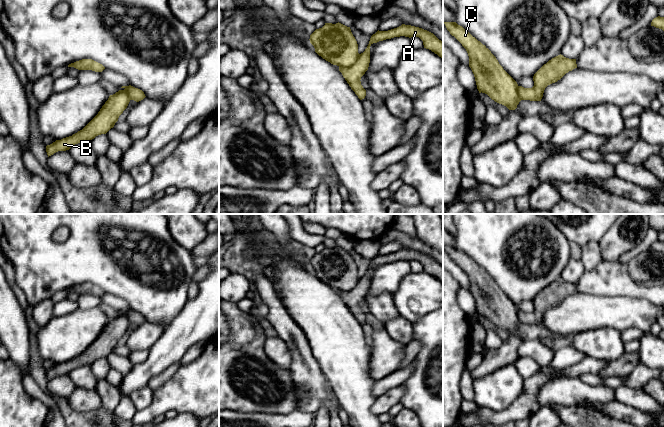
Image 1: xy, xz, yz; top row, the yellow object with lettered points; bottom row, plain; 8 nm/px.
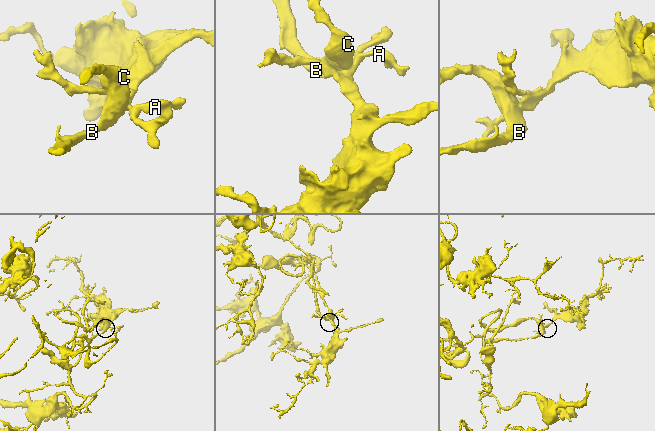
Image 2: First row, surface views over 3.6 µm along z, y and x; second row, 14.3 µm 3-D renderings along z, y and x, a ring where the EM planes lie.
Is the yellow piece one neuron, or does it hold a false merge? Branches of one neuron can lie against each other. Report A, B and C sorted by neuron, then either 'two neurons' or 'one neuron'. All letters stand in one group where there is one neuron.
groups A B C; one neuron

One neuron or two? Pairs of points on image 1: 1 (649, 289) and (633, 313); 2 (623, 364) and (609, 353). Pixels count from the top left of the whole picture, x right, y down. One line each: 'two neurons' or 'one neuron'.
1: two neurons
2: two neurons

